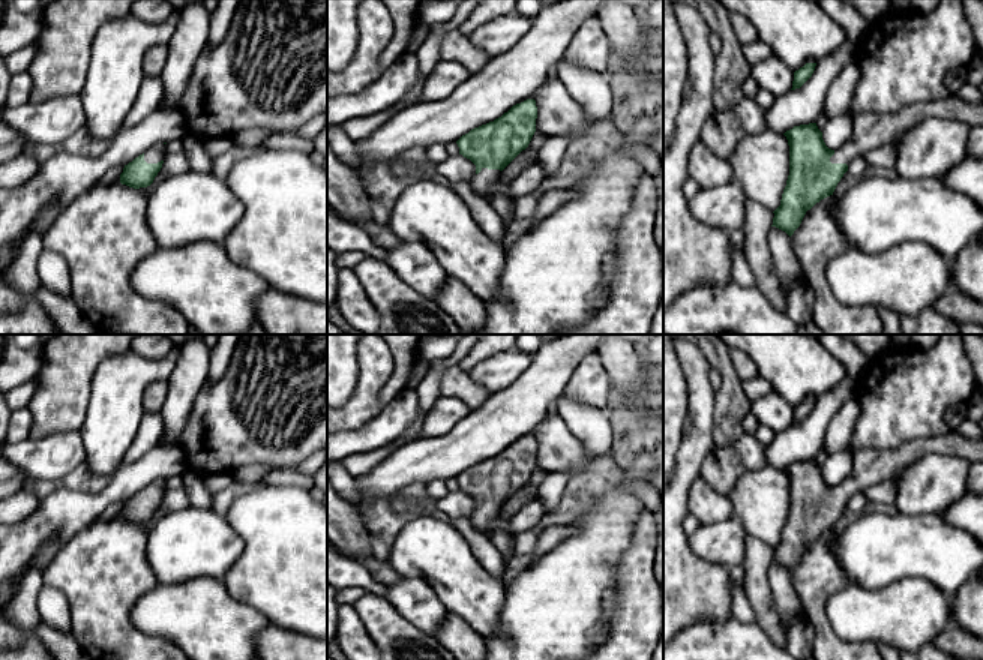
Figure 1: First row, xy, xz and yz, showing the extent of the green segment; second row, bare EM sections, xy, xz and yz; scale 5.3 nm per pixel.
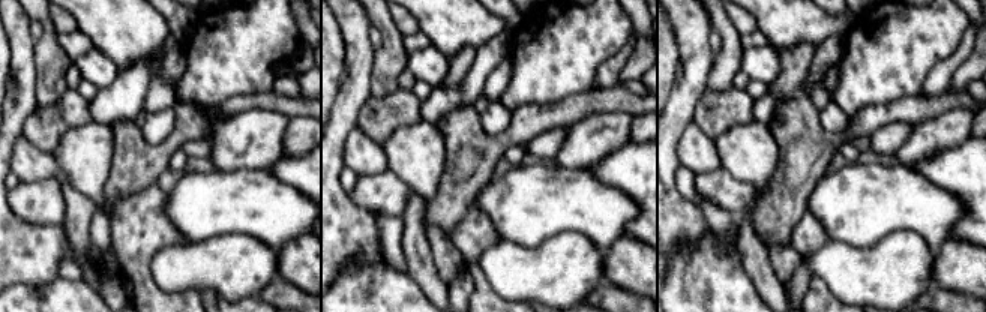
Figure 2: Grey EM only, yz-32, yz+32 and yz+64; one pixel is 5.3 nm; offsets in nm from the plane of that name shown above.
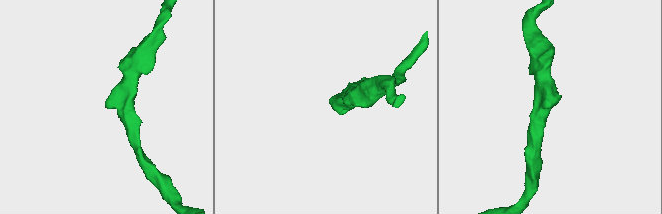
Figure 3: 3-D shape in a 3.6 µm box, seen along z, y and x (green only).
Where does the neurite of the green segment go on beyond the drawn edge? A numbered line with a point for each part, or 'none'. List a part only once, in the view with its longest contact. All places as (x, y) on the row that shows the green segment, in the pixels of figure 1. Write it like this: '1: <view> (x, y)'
1: yz (871, 131)

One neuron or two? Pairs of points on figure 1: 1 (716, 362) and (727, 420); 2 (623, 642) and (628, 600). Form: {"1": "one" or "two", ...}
{"1": "one", "2": "one"}

